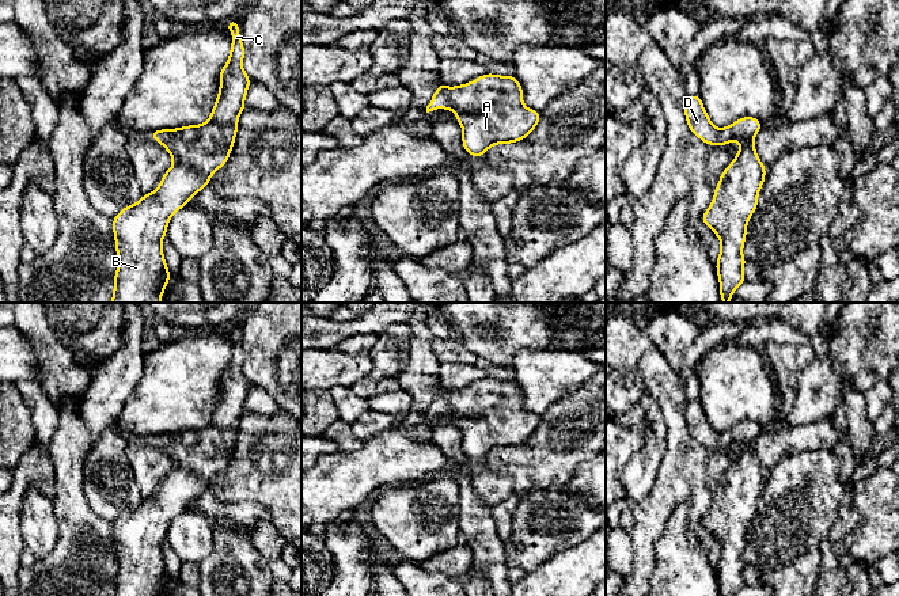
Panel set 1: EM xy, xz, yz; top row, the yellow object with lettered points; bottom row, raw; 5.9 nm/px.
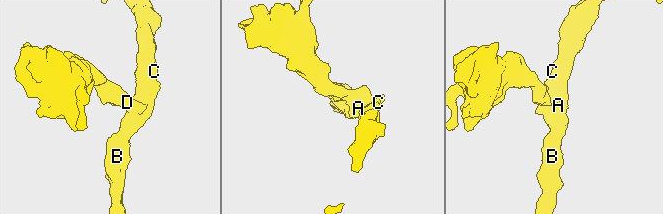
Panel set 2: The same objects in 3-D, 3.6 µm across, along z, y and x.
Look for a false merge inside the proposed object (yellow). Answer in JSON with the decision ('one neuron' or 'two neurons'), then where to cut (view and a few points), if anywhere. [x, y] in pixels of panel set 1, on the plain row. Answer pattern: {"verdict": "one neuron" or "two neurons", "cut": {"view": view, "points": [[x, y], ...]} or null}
{"verdict": "one neuron", "cut": null}

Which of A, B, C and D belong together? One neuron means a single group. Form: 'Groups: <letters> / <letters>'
Groups: A B C D

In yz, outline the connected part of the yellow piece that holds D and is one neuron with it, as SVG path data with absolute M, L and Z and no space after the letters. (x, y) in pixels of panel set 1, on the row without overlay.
M699 398L686 403L683 417L690 436L705 448L728 449L733 444L741 447L735 464L720 481L710 510L701 520L702 527L721 543L716 567L720 596L733 596L746 588L743 572L747 563L741 554L747 542L747 525L758 510L758 498L766 479L766 471L754 451L755 439L763 428L755 421L743 421L717 433L703 414Z

